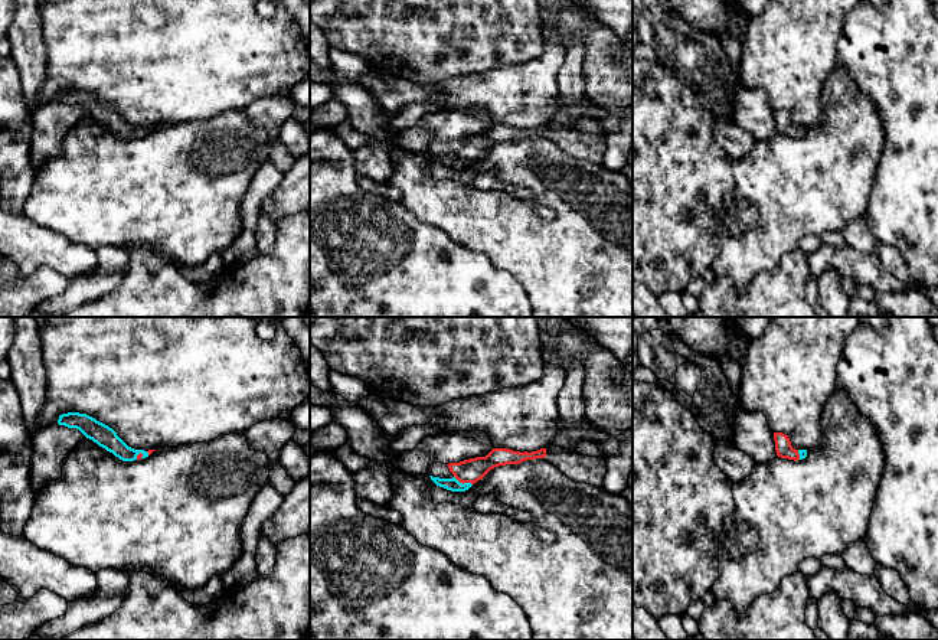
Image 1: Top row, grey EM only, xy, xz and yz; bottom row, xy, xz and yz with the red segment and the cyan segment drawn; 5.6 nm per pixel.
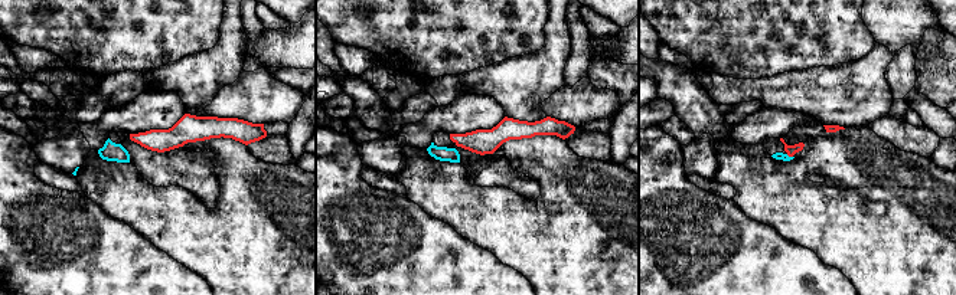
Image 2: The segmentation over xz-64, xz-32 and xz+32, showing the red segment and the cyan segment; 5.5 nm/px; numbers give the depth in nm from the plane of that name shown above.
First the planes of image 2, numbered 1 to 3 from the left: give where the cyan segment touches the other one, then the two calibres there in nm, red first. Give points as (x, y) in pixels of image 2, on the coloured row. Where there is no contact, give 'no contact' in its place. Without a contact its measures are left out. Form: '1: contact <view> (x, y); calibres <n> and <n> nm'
1: no contact
2: no contact
3: contact xz+32 (789, 156); calibres 60 and 50 nm

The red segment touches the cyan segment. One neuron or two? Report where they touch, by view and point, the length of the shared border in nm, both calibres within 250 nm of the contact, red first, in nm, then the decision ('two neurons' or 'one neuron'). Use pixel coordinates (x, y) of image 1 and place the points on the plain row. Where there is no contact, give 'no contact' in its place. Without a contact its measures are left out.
meets red in xz at (463, 160); contact 120 nm long; 130 nm thick on the red side, 70 nm on the other; one neuron

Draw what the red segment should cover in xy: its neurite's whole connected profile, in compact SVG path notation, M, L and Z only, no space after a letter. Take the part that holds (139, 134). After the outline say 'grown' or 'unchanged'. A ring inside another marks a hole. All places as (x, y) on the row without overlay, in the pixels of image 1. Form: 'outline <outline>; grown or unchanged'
outline M79 89L62 91L59 92L58 101L65 102L68 105L79 107L86 115L92 117L99 124L112 130L122 138L141 137L148 134L153 128L156 128L156 127L148 128L134 127L128 124L112 105L86 91Z; grown

